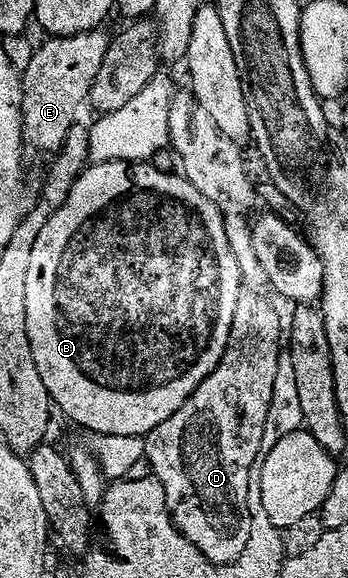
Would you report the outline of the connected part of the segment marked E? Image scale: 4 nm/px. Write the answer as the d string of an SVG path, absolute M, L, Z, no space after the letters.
M102 28L91 33L82 33L72 37L51 37L44 45L40 44L33 55L33 63L22 70L23 78L23 139L28 150L36 149L39 153L54 155L63 148L69 131L80 120L79 112L90 102L94 81L97 79L101 65L105 62L110 49L110 36L103 34Z

